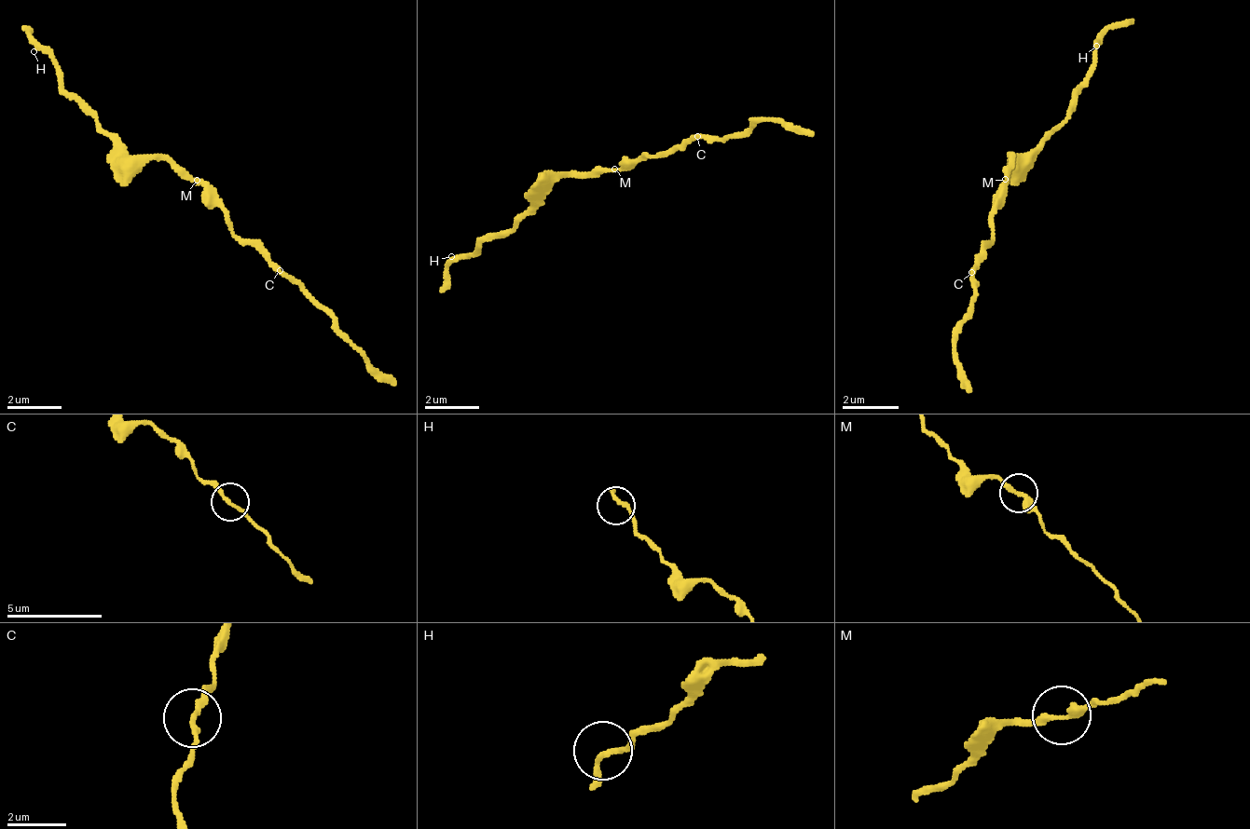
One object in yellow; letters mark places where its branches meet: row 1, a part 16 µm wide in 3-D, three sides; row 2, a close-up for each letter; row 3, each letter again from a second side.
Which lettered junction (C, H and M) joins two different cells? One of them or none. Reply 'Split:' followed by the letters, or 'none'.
Split: none

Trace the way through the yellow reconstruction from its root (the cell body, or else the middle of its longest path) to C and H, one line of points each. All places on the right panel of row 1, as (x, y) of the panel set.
C: (1005, 186), (1005, 200), (991, 214), (991, 242), (983, 250), (983, 256), (969, 270)
H: (1005, 186), (1005, 172), (1012, 165), (1012, 158), (1033, 151), (1068, 115), (1068, 101), (1090, 81), (1096, 46)

